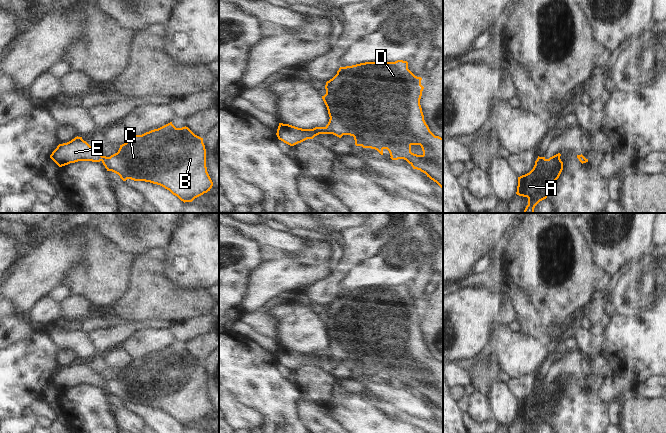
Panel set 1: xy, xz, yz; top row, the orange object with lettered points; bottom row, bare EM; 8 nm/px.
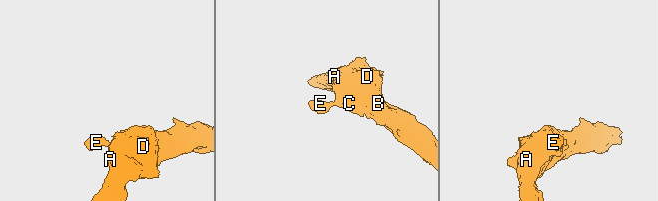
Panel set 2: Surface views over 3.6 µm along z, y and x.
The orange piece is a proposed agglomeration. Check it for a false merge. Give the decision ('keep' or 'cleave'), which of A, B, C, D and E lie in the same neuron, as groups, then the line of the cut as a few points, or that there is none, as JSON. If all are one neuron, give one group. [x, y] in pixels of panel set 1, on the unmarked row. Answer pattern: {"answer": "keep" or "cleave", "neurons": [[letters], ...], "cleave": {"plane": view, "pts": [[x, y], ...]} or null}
{"answer": "keep", "neurons": [["A", "B", "C", "D", "E"]], "cleave": null}

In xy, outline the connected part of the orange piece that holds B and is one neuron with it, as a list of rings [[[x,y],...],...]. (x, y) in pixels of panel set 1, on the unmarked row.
[[[172,346],[142,359],[133,359],[126,367],[120,369],[117,377],[110,381],[103,380],[98,373],[77,360],[67,367],[59,368],[50,382],[59,391],[78,385],[101,385],[107,395],[118,398],[123,405],[131,403],[160,409],[184,427],[192,426],[210,415],[213,410],[207,396],[203,362],[195,359],[186,350],[176,352]]]

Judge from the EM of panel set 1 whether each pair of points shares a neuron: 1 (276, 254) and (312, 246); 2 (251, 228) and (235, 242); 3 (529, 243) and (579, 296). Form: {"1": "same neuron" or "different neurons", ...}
{"1": "same neuron", "2": "different neurons", "3": "same neuron"}

